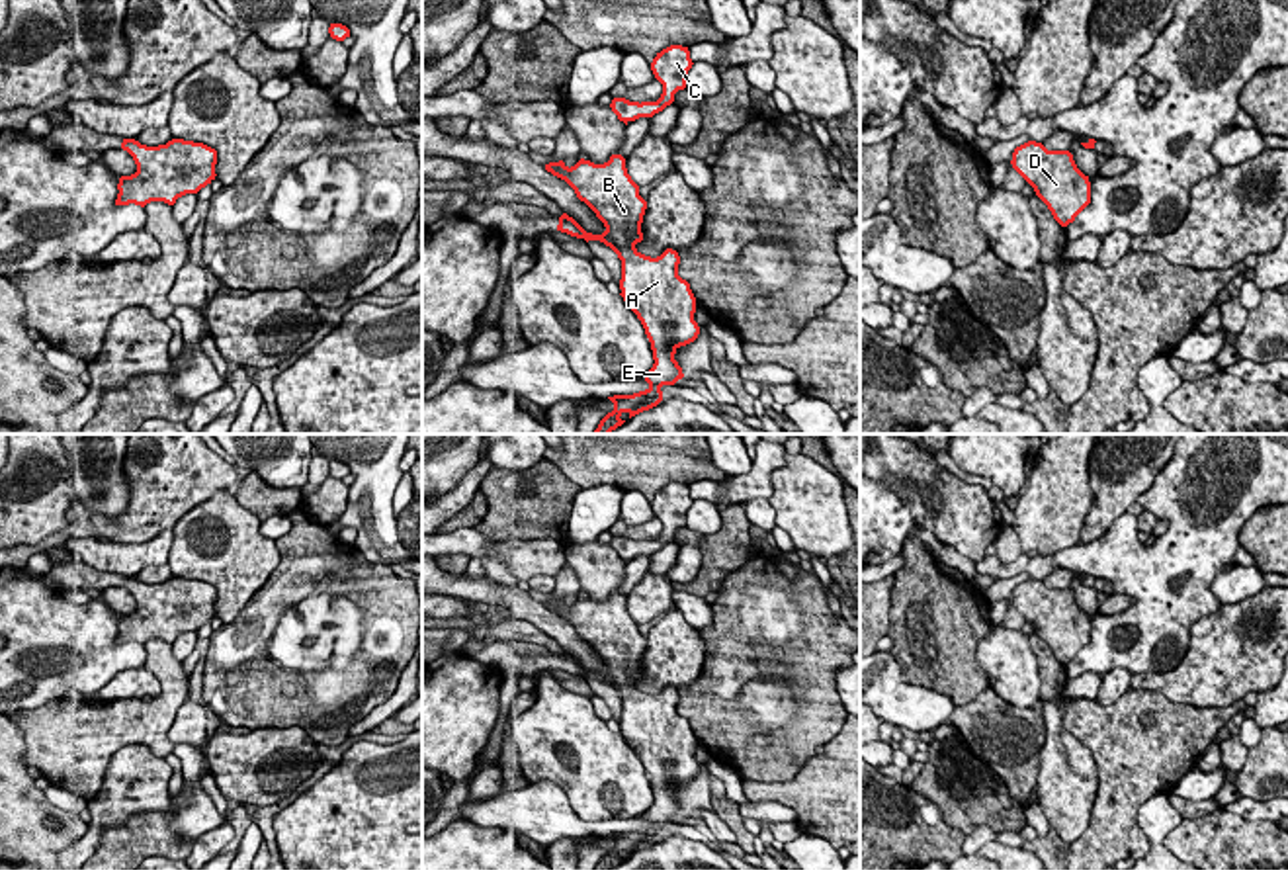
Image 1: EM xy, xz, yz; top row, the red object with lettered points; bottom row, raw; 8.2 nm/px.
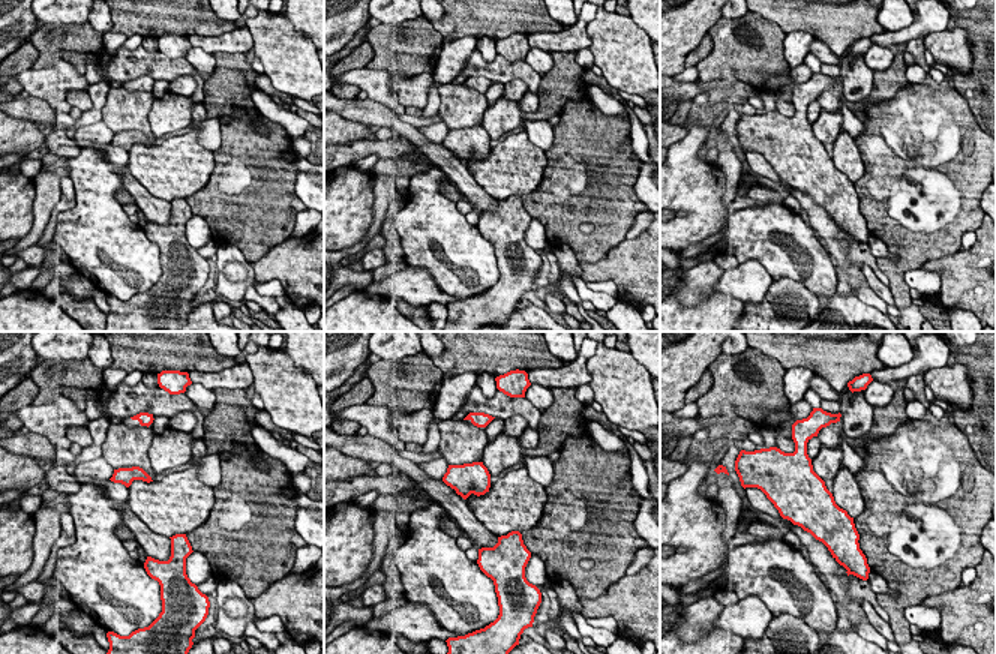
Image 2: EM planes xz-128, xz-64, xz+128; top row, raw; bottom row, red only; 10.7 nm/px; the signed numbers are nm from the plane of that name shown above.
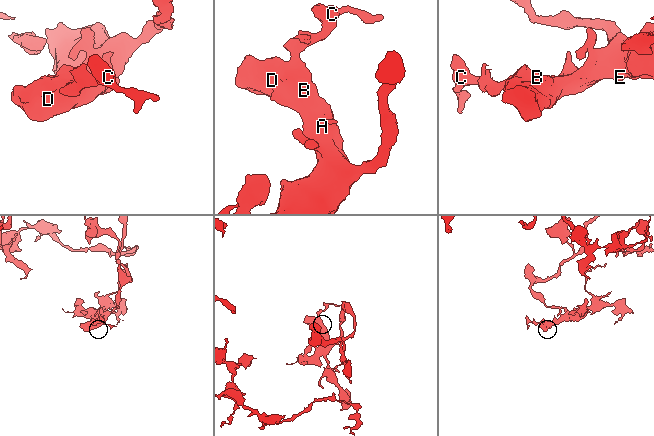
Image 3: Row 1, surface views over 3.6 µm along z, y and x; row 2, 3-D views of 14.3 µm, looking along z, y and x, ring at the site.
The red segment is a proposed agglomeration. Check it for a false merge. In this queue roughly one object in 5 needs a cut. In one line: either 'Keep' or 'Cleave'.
Keep

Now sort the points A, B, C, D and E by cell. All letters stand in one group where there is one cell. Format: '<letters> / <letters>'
A B C D E

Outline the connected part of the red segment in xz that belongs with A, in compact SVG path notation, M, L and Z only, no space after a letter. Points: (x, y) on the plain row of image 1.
M622 592L594 602L580 596L575 604L563 598L545 602L545 608L565 618L596 655L604 661L602 673L586 671L573 655L563 651L557 669L577 676L600 678L622 698L620 727L627 745L641 759L653 788L653 805L643 813L649 825L633 833L608 835L614 848L594 870L612 870L631 854L657 845L663 839L663 823L674 823L684 815L674 798L680 784L694 780L700 764L694 759L696 735L690 721L678 714L680 694L666 686L661 694L641 692L635 682L643 678L641 661L647 639L631 618Z

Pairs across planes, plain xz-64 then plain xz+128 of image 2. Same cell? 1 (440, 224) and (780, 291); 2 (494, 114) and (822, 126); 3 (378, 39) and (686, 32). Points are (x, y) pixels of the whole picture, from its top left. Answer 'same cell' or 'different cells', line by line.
1: different cells
2: same cell
3: different cells

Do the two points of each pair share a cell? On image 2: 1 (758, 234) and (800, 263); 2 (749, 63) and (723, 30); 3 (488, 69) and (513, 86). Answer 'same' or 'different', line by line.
1: same
2: same
3: different

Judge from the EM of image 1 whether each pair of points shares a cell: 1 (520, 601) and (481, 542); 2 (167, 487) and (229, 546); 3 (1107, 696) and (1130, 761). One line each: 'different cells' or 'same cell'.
1: different cells
2: different cells
3: different cells

